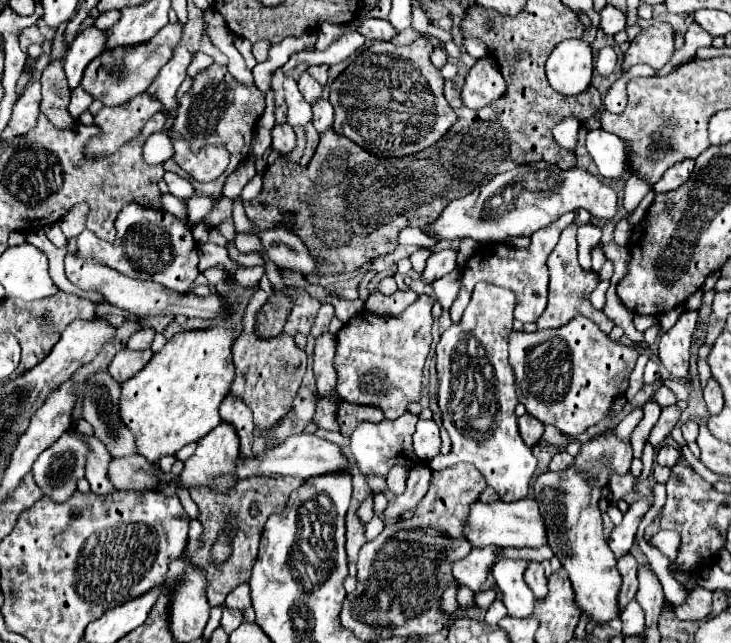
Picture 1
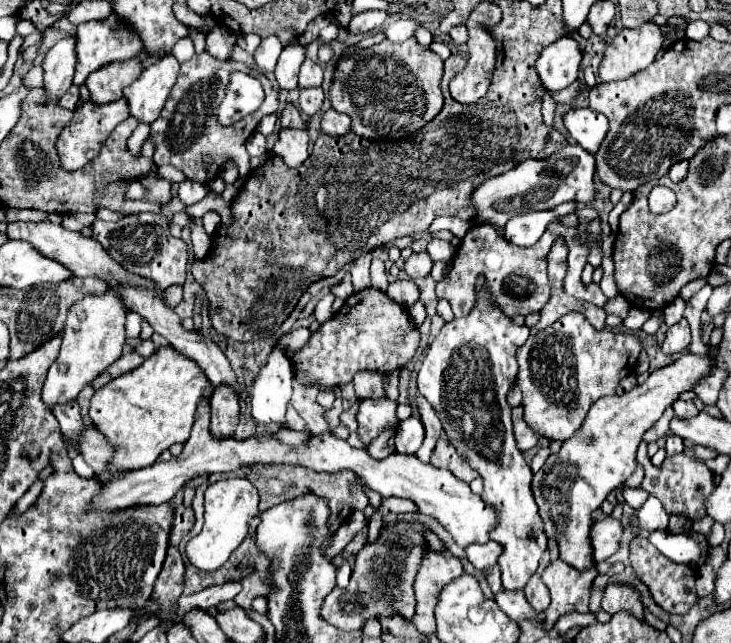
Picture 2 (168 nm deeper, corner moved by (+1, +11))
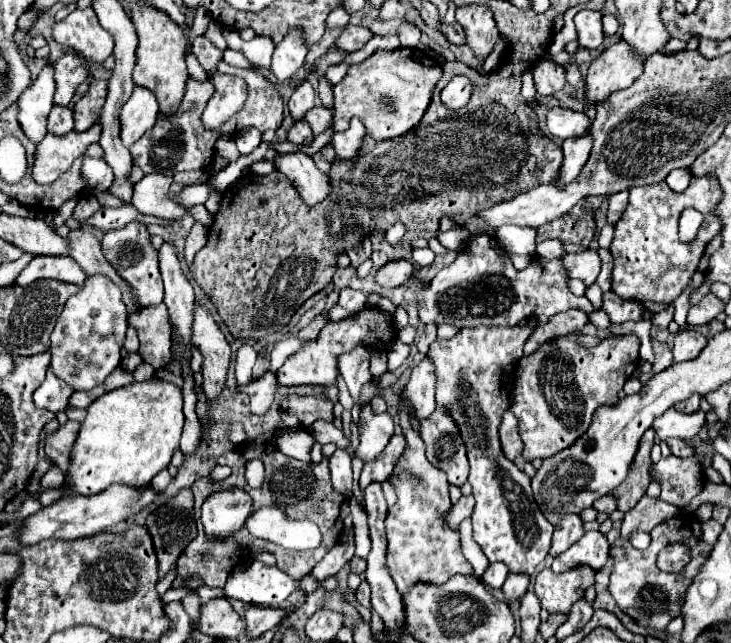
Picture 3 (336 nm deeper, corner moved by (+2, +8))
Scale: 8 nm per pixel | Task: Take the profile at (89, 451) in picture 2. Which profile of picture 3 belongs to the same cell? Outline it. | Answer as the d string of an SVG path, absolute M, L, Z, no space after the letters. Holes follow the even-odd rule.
M68 420L64 426L58 428L56 434L46 438L46 452L62 472L68 472L68 464L72 460L72 446L76 442L78 430L80 430L80 424L74 420Z

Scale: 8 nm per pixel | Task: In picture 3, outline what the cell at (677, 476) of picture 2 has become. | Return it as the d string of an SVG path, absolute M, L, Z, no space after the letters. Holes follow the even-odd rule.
M670 454L668 458L660 458L652 466L650 474L660 484L660 498L678 508L688 506L690 500L698 496L704 486L702 466L696 456L678 458Z

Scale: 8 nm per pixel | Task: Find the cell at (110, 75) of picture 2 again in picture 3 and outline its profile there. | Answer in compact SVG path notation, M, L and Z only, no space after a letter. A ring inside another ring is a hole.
M92 80L90 90L74 106L74 130L88 130L102 114L102 106L108 94L108 80Z

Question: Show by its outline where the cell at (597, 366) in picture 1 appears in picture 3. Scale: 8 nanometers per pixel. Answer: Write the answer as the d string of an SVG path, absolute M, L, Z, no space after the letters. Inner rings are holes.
M576 332L556 336L518 362L510 410L518 418L518 430L524 442L522 456L528 462L554 456L582 436L592 422L594 410L600 404L616 404L618 392L638 366L640 340L636 336L604 338L594 348L580 346L576 338Z

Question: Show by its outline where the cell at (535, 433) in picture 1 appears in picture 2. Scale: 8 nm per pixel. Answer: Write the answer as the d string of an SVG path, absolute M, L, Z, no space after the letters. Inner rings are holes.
M521 407L511 409L511 419L513 419L513 433L517 437L517 449L527 451L527 449L535 447L539 441L539 435L535 431L531 431L527 427L527 423L523 421L523 409Z

